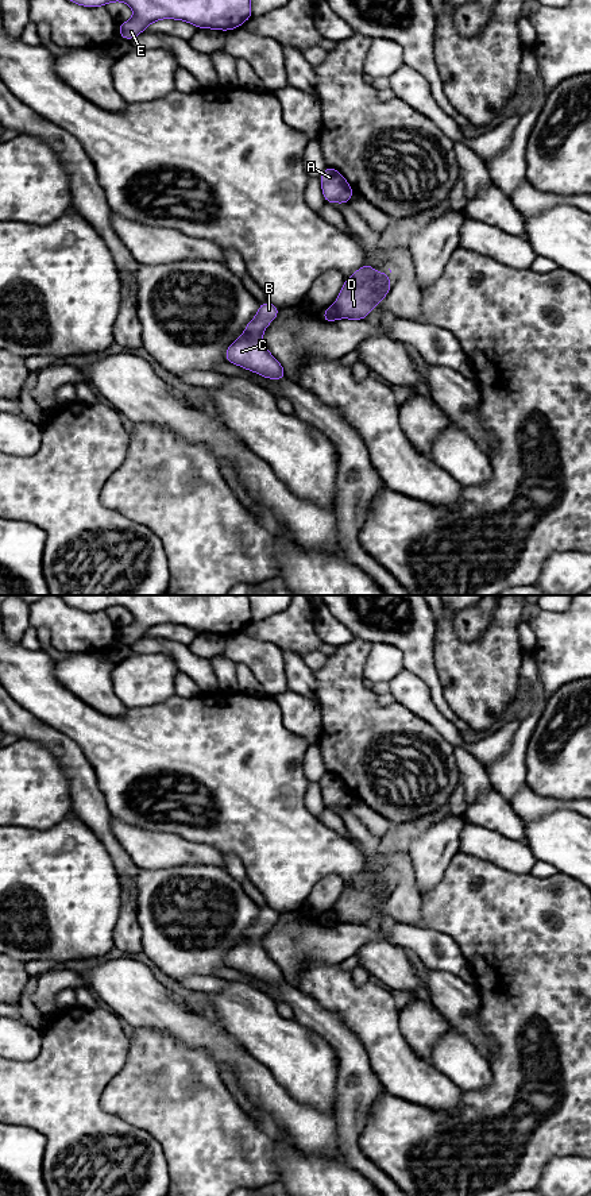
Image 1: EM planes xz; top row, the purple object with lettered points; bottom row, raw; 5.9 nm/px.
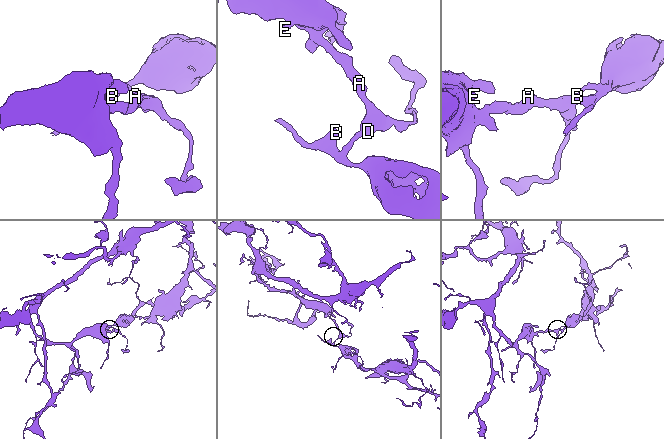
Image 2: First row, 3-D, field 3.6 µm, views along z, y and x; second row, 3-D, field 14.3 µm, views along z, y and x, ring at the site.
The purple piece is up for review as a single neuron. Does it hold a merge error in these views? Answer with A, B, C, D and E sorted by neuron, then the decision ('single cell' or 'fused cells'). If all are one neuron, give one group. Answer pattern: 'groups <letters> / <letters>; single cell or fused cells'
groups A D E / B C; fused cells

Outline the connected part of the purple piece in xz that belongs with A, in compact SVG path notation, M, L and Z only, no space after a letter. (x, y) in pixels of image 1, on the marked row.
M328 166L318 178L328 204L335 201L339 204L349 202L354 190L336 169Z

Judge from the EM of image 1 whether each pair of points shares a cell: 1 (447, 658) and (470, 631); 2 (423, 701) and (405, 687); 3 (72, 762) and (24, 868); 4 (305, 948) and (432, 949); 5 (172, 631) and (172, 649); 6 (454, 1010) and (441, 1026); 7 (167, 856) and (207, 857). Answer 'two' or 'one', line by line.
1: two
2: one
3: two
4: one
5: two
6: two
7: one

